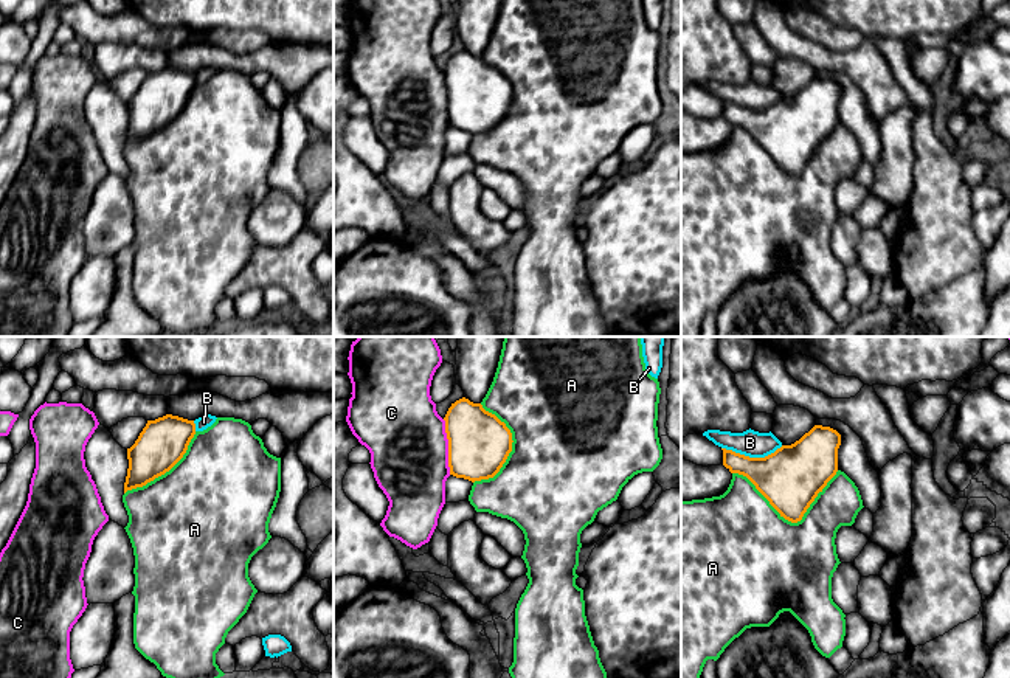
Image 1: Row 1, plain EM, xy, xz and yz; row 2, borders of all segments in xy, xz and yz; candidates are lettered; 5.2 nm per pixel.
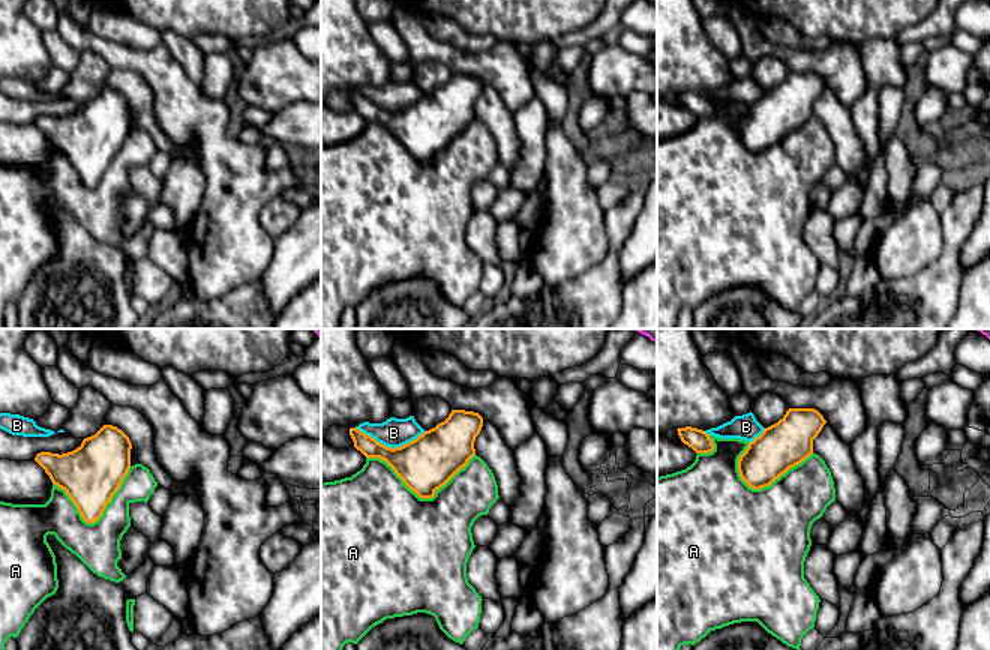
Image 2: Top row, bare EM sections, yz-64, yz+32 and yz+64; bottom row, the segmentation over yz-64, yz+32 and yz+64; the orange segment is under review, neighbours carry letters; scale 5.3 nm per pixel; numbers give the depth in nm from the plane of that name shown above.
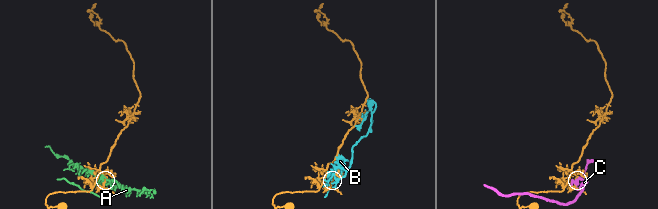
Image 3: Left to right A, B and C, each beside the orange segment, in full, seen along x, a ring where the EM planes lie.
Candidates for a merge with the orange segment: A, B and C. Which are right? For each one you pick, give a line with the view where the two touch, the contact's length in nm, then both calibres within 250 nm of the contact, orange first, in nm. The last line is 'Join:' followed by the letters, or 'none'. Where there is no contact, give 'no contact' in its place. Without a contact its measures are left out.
Join: none

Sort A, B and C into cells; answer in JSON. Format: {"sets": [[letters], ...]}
{"sets": [["A"], ["B"], ["C"]]}

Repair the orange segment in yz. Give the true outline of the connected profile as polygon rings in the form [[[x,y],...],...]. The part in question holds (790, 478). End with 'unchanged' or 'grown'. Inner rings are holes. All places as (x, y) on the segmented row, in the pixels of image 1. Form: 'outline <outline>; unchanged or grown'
outline [[[815,425],[799,441],[782,445],[765,458],[723,450],[723,465],[746,476],[770,504],[791,523],[804,514],[838,472],[841,434]]]; unchanged

